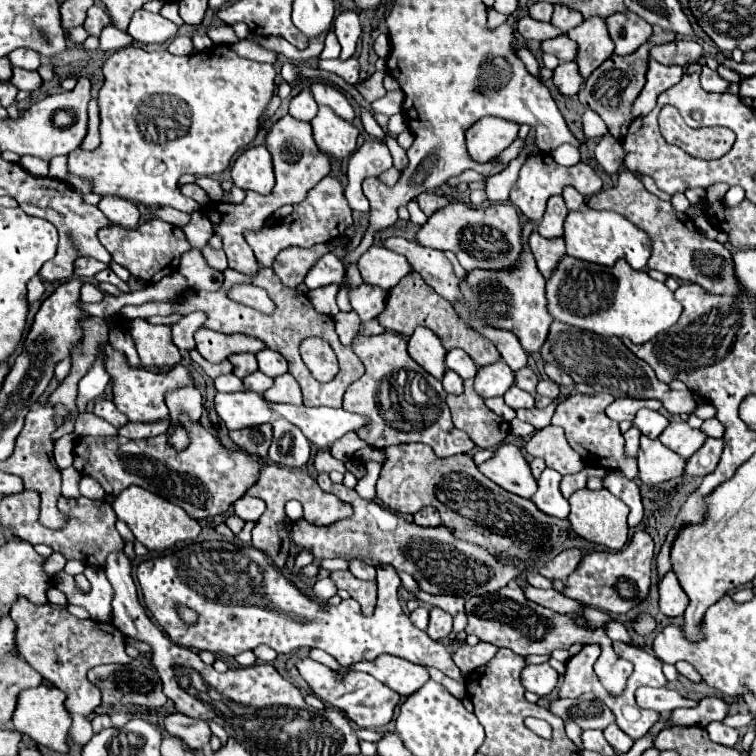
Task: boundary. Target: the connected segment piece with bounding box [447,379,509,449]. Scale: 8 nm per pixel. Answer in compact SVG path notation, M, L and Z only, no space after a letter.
M471 379L465 381L465 391L461 395L447 395L447 405L455 427L465 431L481 449L497 447L509 433L509 423L491 413L483 399L475 395Z

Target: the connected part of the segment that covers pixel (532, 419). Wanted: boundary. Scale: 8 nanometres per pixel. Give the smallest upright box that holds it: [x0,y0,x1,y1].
[517,401,557,429]

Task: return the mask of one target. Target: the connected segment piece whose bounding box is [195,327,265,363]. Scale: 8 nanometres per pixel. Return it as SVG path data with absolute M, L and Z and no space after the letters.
M207 327L199 329L195 333L195 343L197 351L211 363L221 363L233 353L257 353L265 349L265 343L253 337L245 335L225 335L225 333L215 333Z

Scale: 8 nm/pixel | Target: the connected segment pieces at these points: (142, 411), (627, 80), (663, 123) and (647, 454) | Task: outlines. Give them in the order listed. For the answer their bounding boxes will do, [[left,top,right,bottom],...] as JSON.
[[105,343,195,423],[579,41,653,139],[659,105,735,160],[637,435,685,485]]

